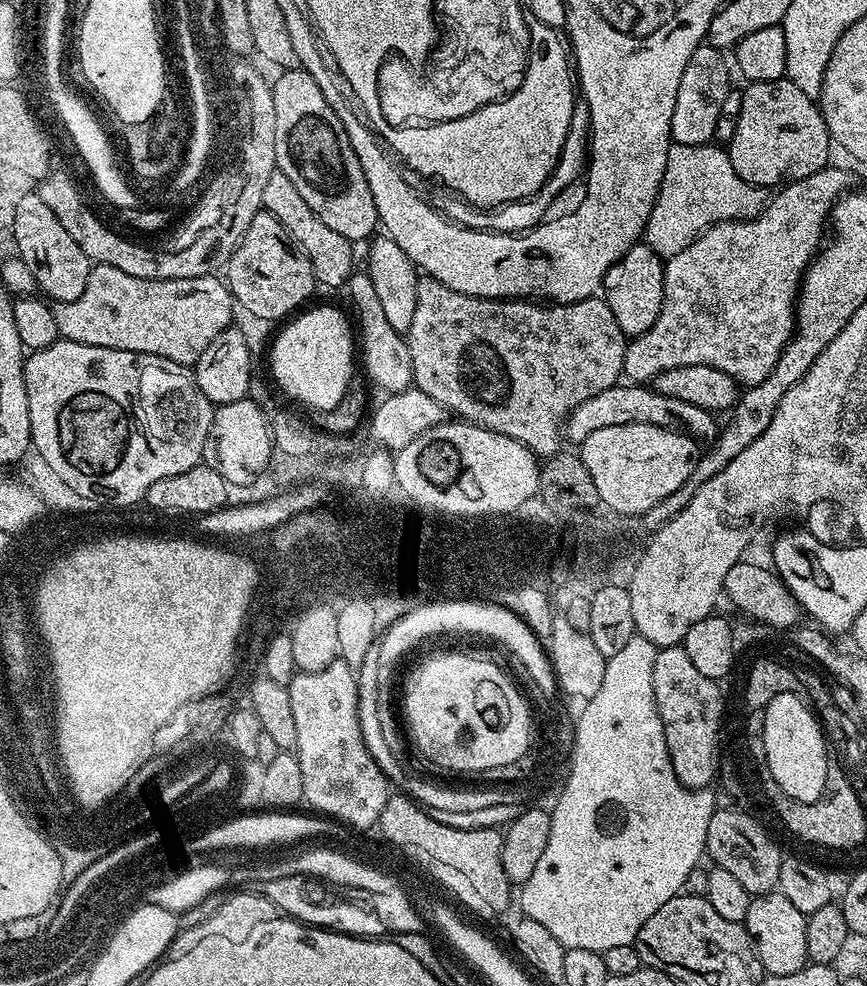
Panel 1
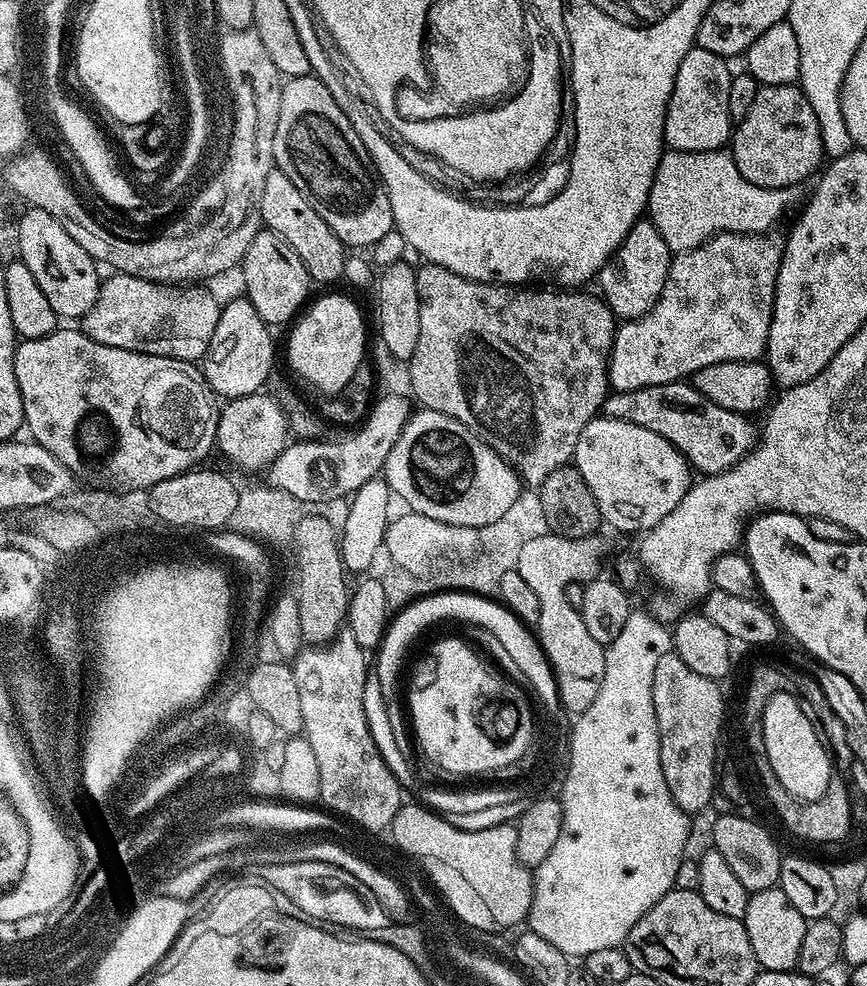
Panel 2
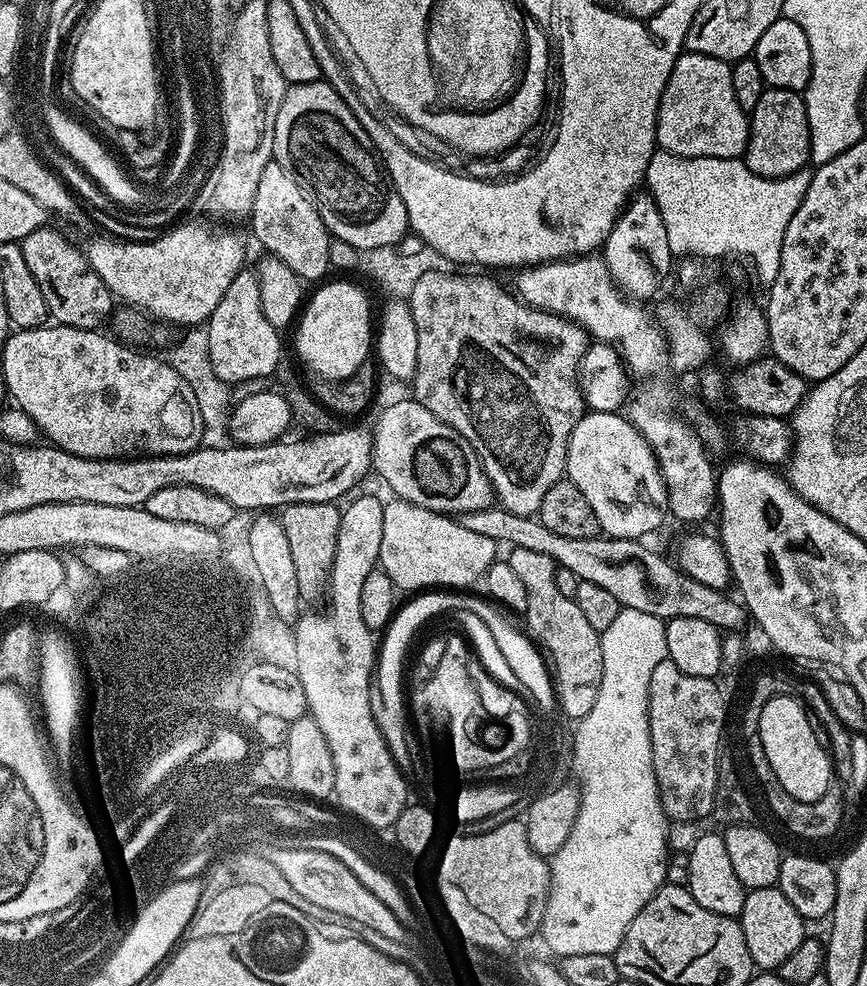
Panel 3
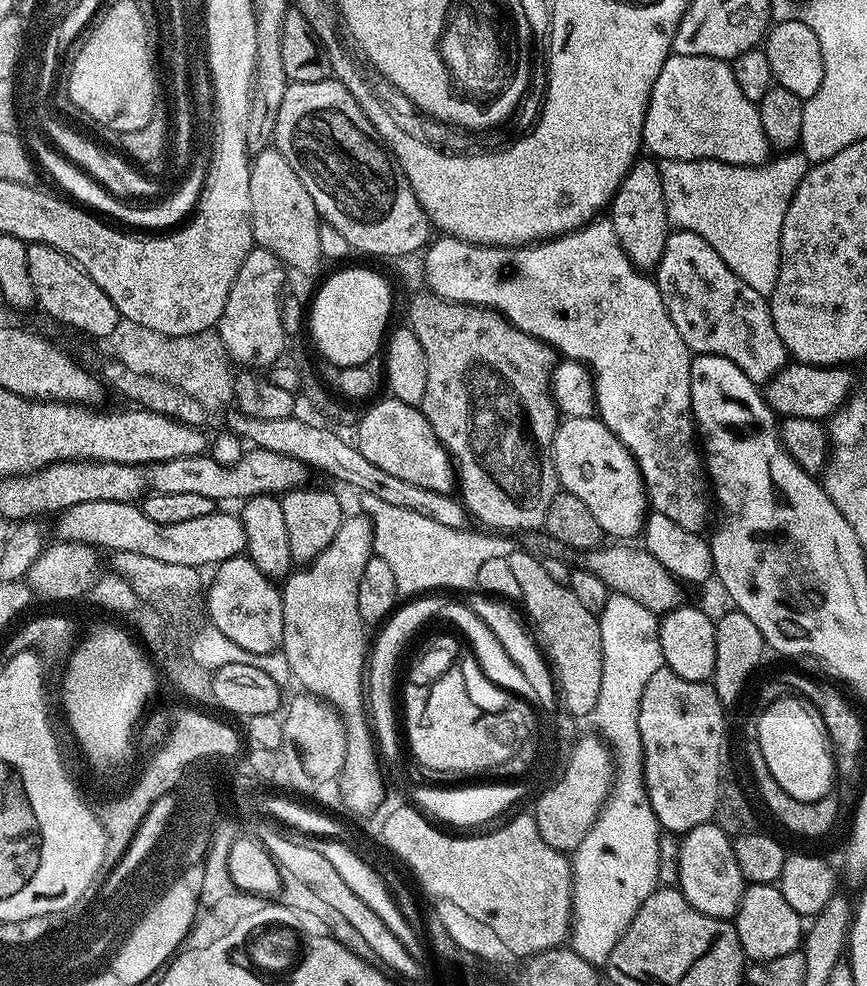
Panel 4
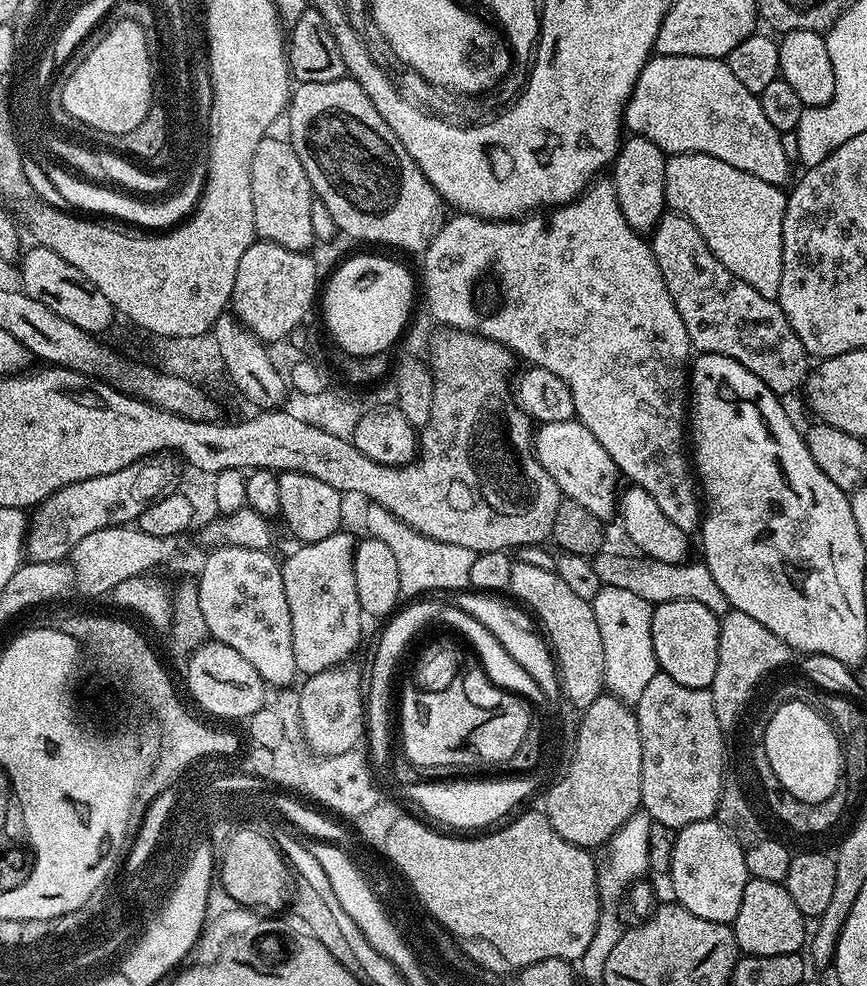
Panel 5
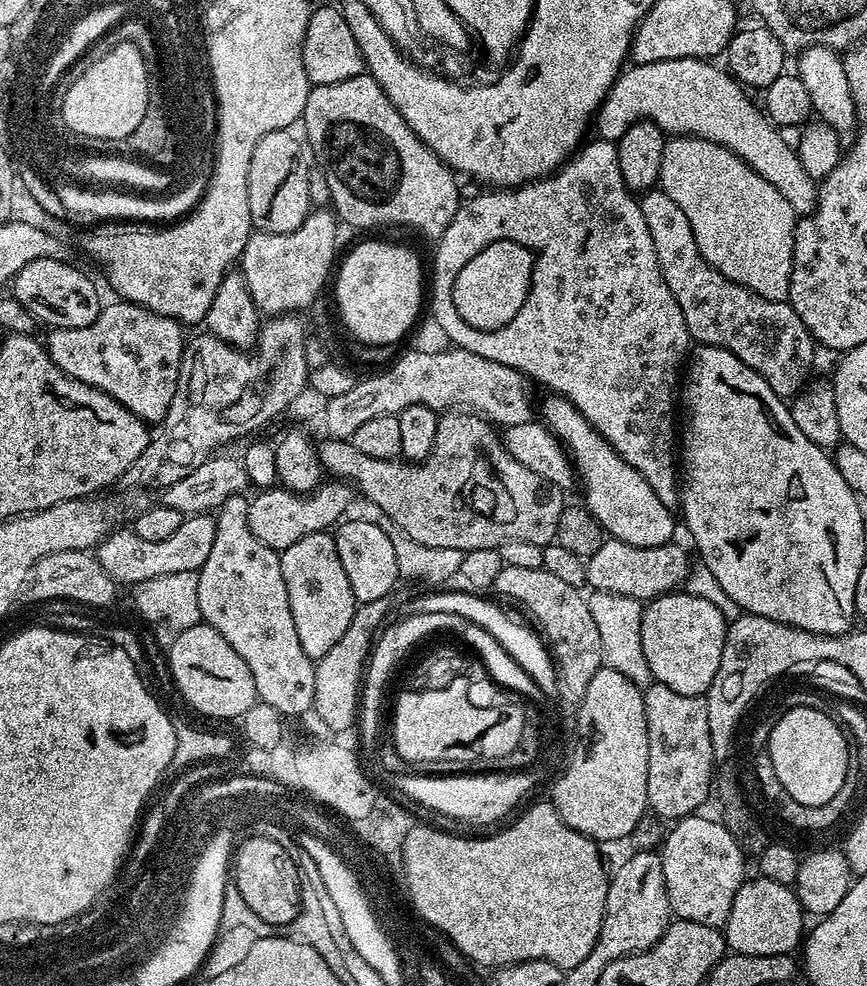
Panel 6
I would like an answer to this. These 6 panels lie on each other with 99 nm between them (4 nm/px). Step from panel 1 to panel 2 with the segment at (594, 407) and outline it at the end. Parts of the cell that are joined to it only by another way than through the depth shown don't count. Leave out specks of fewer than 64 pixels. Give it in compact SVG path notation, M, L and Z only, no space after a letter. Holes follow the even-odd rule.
M688 382L642 386L642 390L625 392L609 391L602 412L610 418L618 418L622 422L634 422L634 426L642 426L646 430L654 430L654 434L662 434L662 438L673 444L701 477L722 474L733 468L756 447L758 439L758 424L752 421L755 419L749 418L742 412L725 410L723 406L718 406L718 402L710 402L706 394L702 394Z

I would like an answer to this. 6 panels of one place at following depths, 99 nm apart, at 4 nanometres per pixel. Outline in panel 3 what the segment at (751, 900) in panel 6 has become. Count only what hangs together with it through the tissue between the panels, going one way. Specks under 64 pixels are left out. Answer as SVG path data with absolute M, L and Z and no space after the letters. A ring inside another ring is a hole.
M776 886L751 889L744 897L738 919L746 938L746 950L750 950L752 963L760 970L780 969L782 962L786 962L786 958L790 958L806 938L805 919Z

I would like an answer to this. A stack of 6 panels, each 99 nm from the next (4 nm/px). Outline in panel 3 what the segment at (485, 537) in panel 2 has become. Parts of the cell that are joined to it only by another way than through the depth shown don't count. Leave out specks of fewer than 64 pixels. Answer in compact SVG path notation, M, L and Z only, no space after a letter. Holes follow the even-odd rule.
M394 498L384 504L378 564L381 571L384 571L402 592L451 588L450 586L466 588L468 576L460 576L460 558L464 558L464 554L460 552L464 542L468 542L468 530L453 517Z

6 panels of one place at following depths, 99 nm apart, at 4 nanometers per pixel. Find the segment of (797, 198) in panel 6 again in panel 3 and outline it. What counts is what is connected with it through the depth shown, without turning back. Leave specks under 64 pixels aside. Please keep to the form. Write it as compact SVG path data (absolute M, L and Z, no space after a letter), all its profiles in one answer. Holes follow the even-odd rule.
M685 51L676 59L658 106L656 143L659 151L686 158L743 157L748 148L749 113L734 98L732 64L706 54Z

